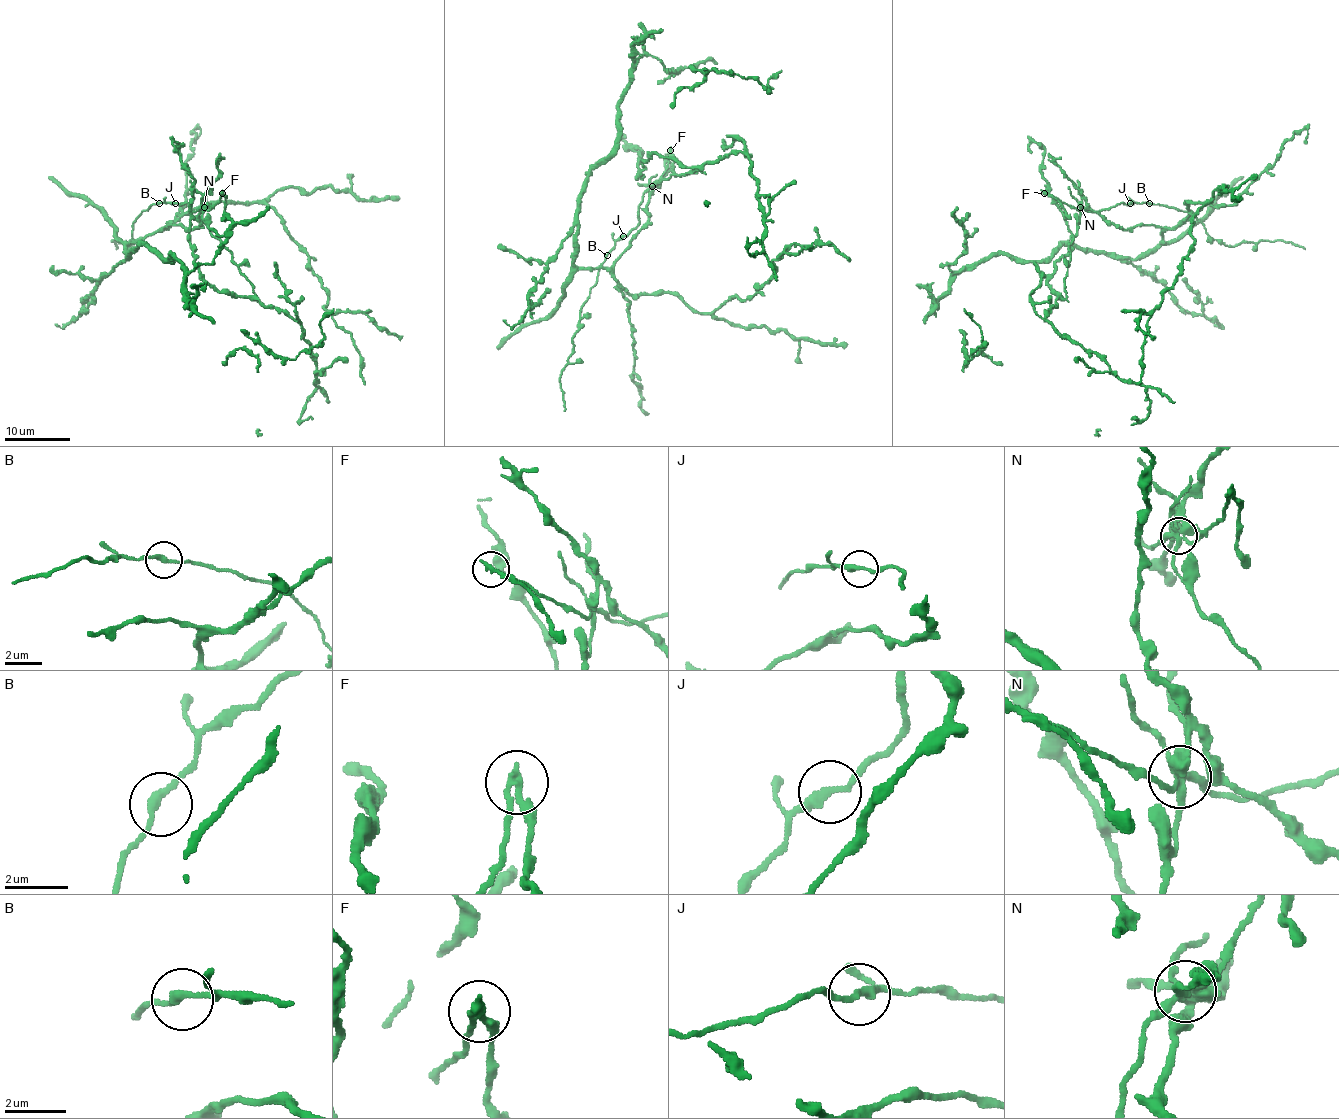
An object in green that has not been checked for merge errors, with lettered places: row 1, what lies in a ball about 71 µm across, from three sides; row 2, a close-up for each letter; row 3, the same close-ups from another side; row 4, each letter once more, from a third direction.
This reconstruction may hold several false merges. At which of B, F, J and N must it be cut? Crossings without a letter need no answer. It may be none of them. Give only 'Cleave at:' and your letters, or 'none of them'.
Cleave at: F, N

